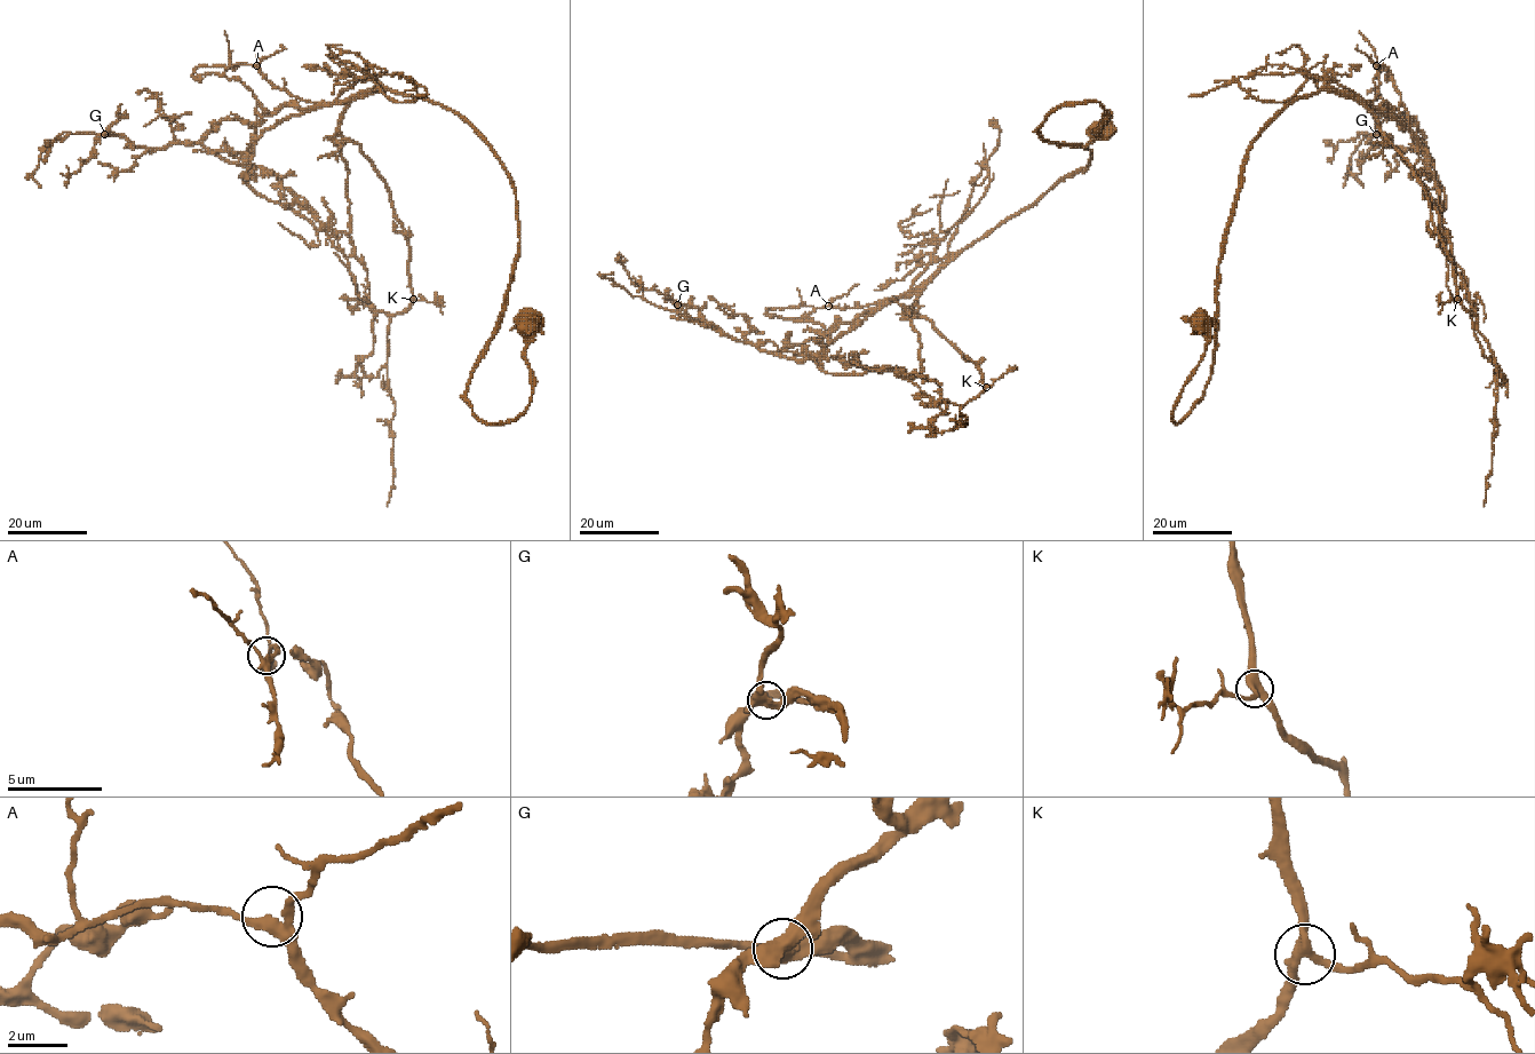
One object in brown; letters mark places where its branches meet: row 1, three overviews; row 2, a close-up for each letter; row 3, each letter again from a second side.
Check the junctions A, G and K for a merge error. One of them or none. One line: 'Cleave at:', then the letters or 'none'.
Cleave at: none

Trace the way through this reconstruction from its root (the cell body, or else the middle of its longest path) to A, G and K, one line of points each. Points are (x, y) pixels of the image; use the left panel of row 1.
A: (529, 322), (531, 402), (484, 424), (464, 396), (517, 254), (504, 165), (439, 104), (302, 101), (256, 65)
G: (529, 322), (531, 402), (484, 424), (464, 396), (516, 199), (439, 104), (362, 89), (158, 149), (104, 134)
K: (529, 322), (531, 402), (484, 424), (511, 179), (459, 115), (374, 89), (339, 132), (413, 299)

